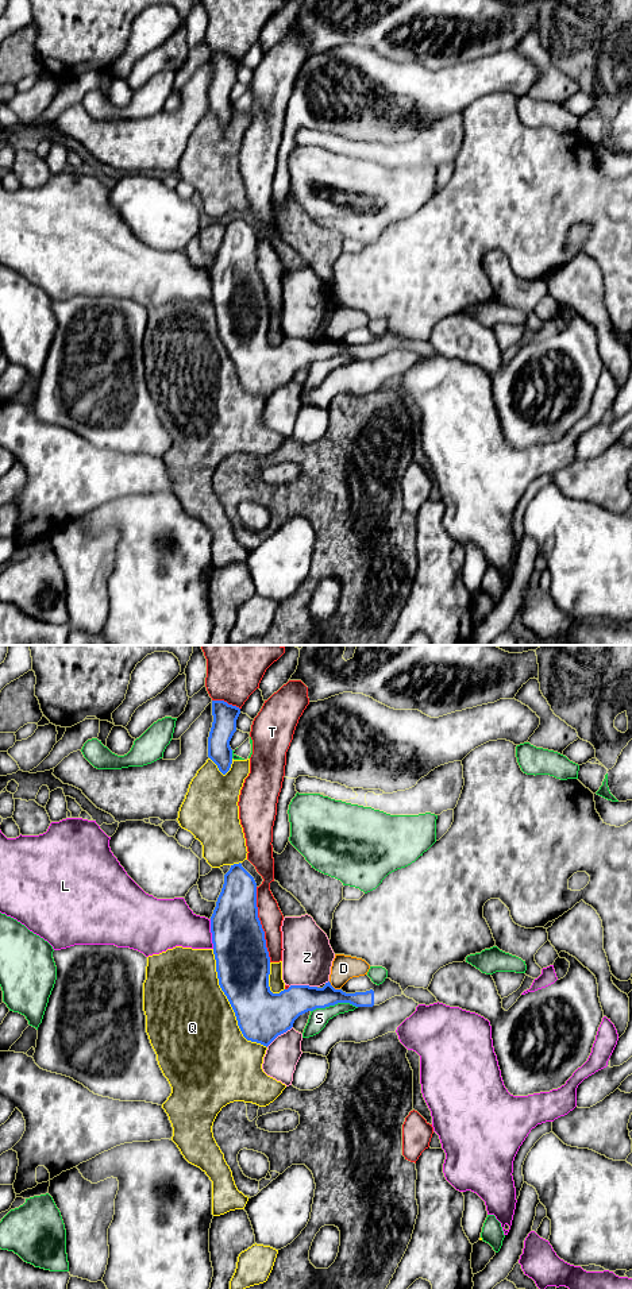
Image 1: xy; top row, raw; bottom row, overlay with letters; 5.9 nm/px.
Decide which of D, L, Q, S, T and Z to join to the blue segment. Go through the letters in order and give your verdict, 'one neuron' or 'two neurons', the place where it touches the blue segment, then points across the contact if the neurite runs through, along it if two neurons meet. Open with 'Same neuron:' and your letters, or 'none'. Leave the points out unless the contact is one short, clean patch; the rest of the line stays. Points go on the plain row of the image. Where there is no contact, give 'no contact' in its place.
Same neuron: none
D: two neurons; contact xy (332, 339); border xy (328, 334), (339, 342)
L: two neurons; contact xy (212, 286)
Q: two neurons; contact xy (230, 355)
S: two neurons; contact xy (334, 357)
T: two neurons; contact xy (261, 277)
Z: two neurons; contact xy (303, 338)

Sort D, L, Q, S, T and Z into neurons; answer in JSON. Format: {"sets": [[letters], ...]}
{"sets": [["D", "Q"], ["L"], ["S"], ["T"], ["Z"]]}

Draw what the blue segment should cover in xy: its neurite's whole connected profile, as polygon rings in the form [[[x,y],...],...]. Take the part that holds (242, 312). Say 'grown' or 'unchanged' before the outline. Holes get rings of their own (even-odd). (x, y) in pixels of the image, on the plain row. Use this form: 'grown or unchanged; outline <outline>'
unchanged; outline [[[240,215],[231,217],[224,227],[224,236],[211,269],[211,285],[219,337],[227,348],[238,378],[247,393],[267,400],[278,387],[290,382],[300,367],[316,360],[325,360],[338,355],[350,355],[355,359],[374,358],[373,341],[346,346],[342,341],[335,341],[330,333],[323,340],[290,337],[280,346],[270,343],[270,309],[265,283],[258,270],[257,235]]]

